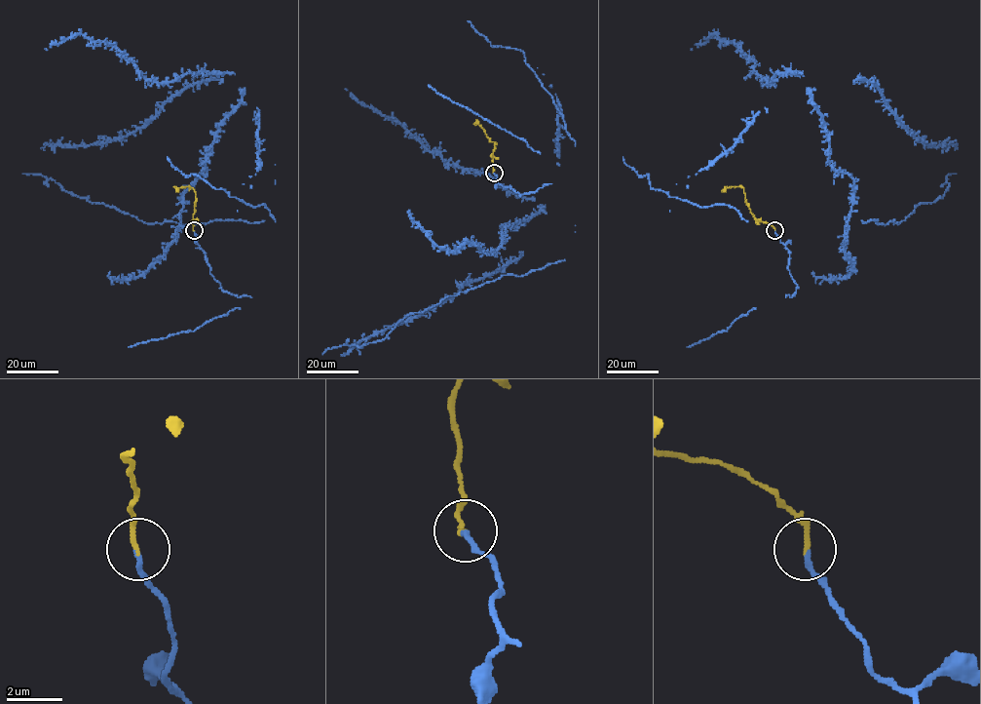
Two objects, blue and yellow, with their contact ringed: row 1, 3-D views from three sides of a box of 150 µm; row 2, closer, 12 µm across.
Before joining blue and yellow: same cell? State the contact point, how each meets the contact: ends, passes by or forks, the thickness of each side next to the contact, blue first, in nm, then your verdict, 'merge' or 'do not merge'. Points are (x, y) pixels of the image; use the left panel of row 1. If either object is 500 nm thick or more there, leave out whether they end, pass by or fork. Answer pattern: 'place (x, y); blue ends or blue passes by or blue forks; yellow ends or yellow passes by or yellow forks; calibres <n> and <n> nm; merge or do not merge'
place (194, 230); blue ends; yellow ends; calibres 180 and 190 nm; merge

